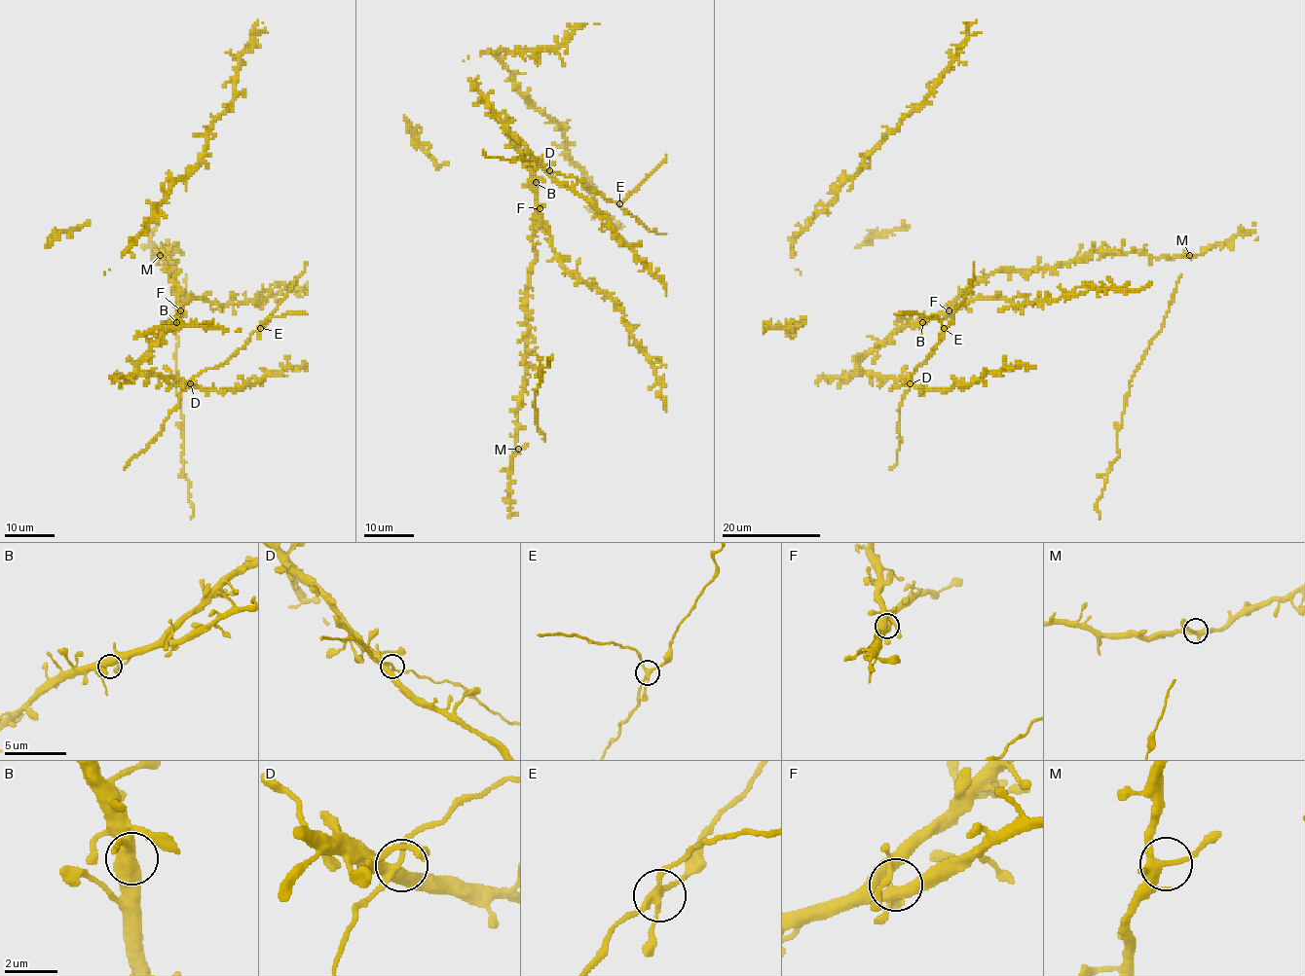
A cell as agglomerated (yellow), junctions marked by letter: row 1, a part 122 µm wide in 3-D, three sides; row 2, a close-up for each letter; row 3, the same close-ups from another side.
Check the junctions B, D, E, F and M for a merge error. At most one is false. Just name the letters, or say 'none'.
E

